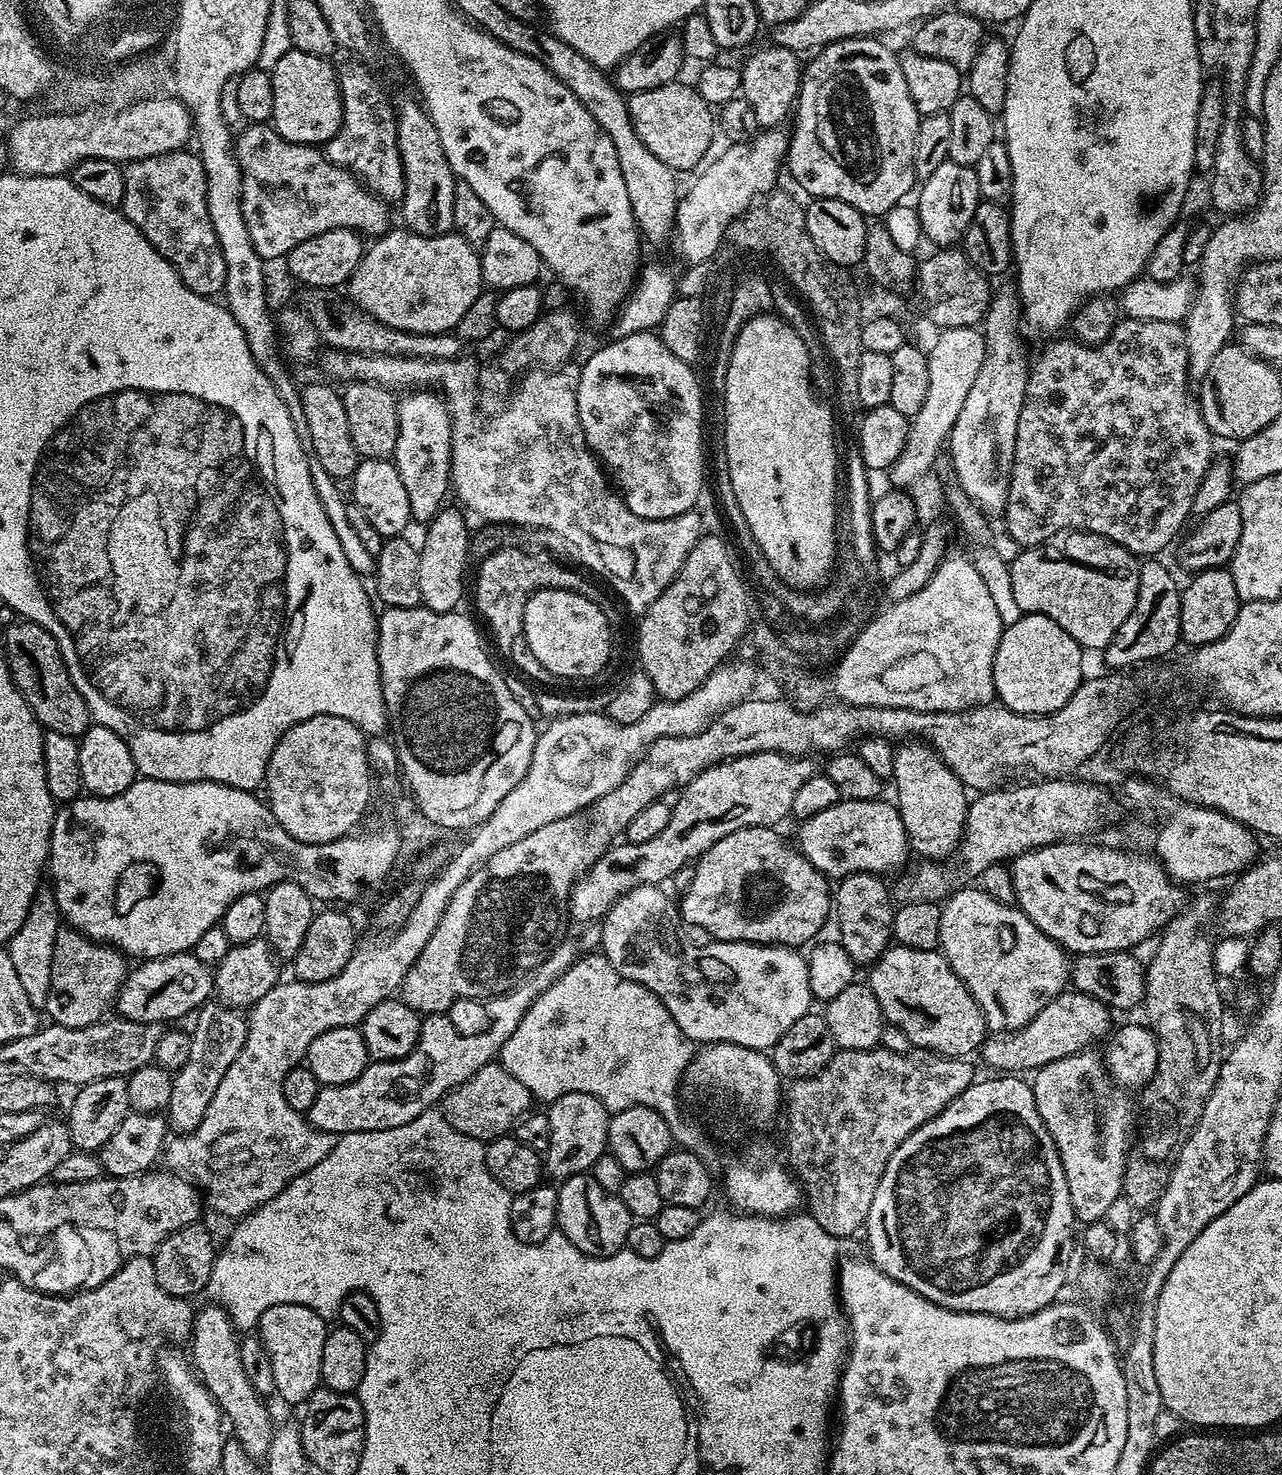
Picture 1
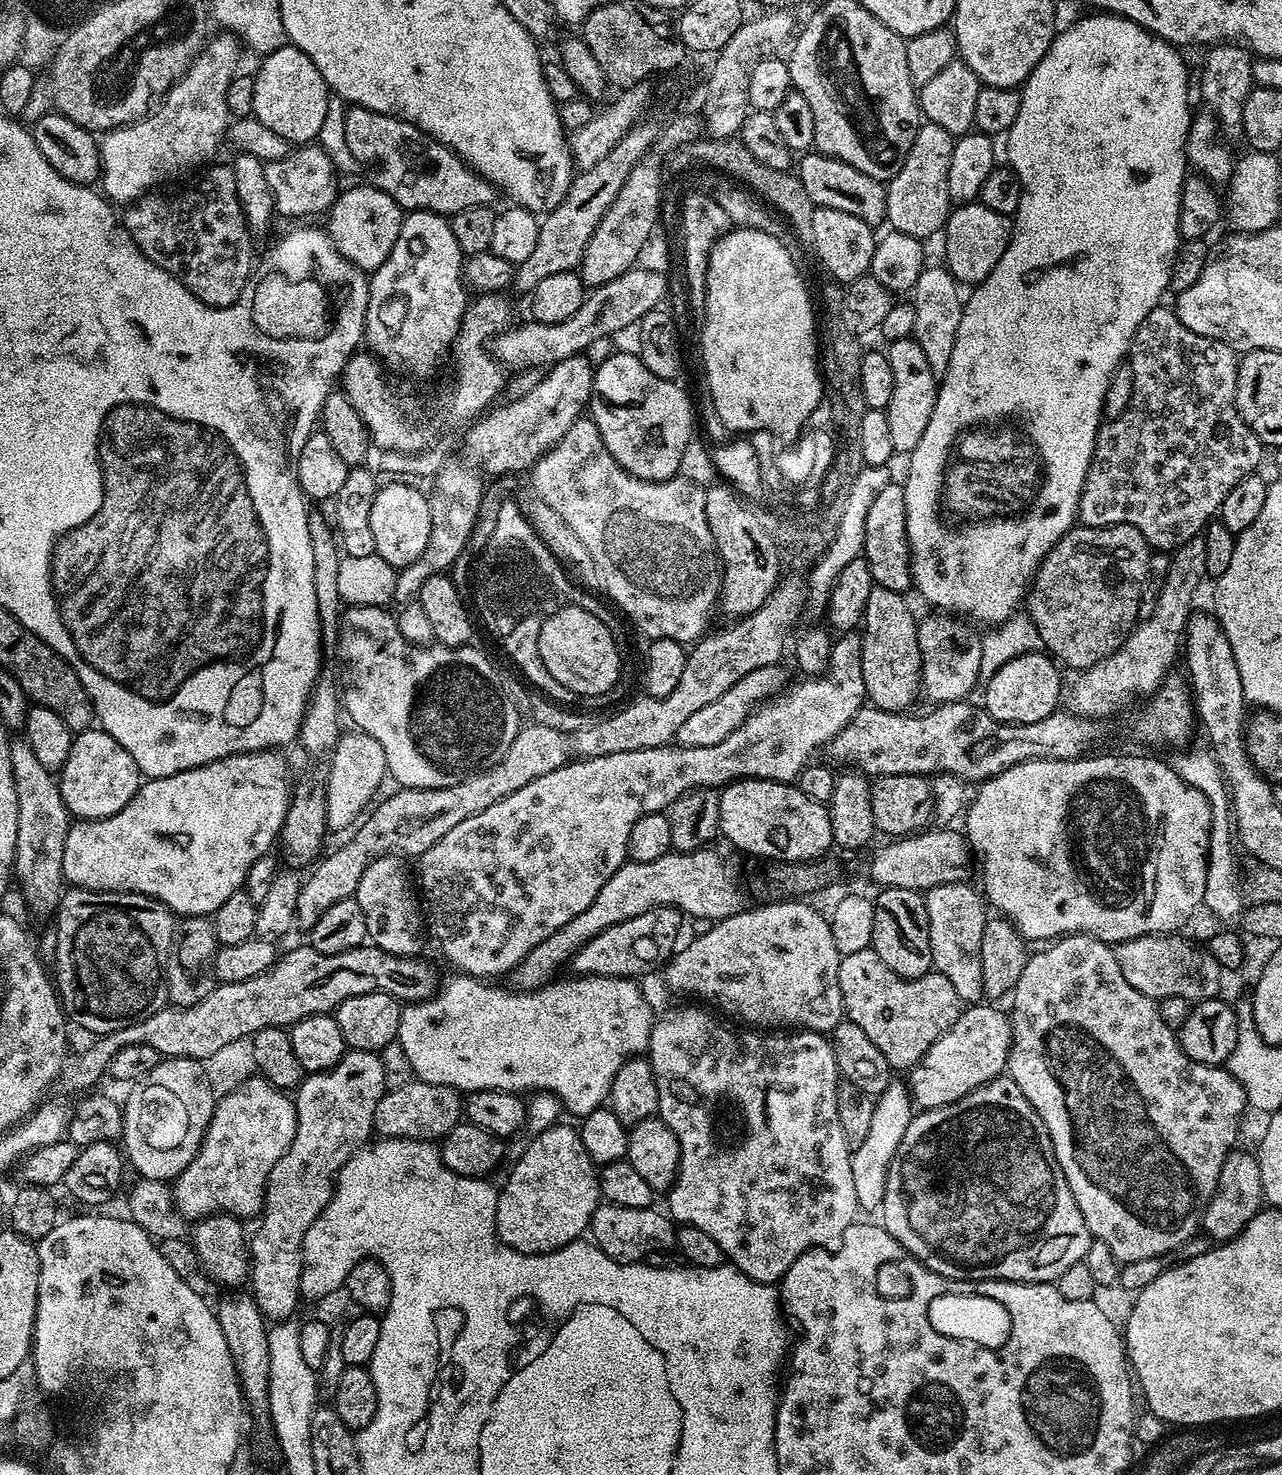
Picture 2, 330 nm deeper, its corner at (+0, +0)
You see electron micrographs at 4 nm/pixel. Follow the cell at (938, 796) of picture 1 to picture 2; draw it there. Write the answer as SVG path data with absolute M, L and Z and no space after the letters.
M873 586L870 598L866 602L862 621L862 639L860 642L860 665L862 666L862 682L871 707L881 708L887 712L907 713L916 699L921 699L920 682L920 647L918 646L917 617L912 617L905 597L894 590L886 590Z

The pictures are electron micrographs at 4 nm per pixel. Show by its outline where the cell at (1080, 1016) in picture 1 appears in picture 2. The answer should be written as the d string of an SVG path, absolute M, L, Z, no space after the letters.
M976 1002L965 1007L954 1026L950 1026L950 1030L946 1030L946 1034L942 1034L942 1038L938 1038L938 1042L934 1042L934 1046L926 1050L916 1067L907 1073L906 1083L917 1109L927 1110L953 1104L975 1088L981 1088L982 1085L1005 1075L1008 1055L1012 1049L1012 1021L1007 1011L999 1012L996 1008L998 1007L988 1002Z

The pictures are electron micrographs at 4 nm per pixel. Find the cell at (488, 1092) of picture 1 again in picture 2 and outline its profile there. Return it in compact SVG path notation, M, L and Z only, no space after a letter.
M409 1079L409 1084L389 1087L380 1097L374 1110L374 1128L381 1137L393 1140L439 1141L454 1125L461 1123L465 1101L461 1093L445 1084L431 1084L425 1080Z

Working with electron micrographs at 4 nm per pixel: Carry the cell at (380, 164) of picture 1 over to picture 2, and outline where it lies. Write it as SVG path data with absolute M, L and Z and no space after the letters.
M300 146L281 160L269 160L265 163L266 179L273 192L275 212L295 218L316 216L327 213L338 195L336 188L336 164L324 148Z

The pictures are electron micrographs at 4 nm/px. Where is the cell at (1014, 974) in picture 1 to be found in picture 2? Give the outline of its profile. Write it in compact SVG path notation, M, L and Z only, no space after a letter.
M965 882L938 886L928 889L924 896L930 926L932 967L949 980L950 986L954 986L962 1002L976 1002L984 996L979 946L986 921L985 905L982 903L981 893L977 889L976 893L970 885L971 883Z

